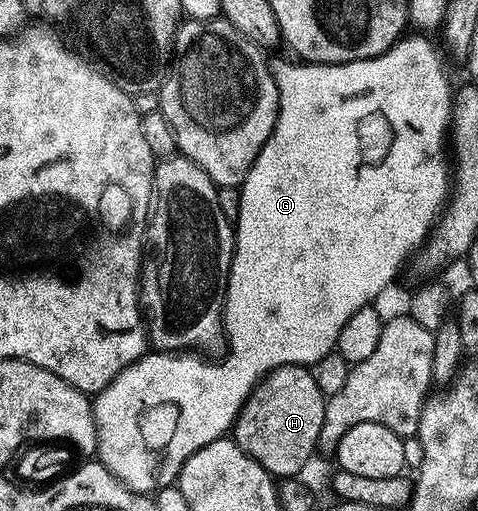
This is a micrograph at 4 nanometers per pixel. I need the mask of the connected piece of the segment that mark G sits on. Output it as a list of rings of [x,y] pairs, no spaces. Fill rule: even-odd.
[[[404,35],[396,40],[393,47],[387,52],[382,52],[380,56],[374,56],[368,60],[354,60],[348,64],[327,64],[324,66],[299,66],[303,68],[283,68],[277,72],[277,83],[279,86],[279,120],[275,123],[273,134],[265,142],[265,146],[257,154],[257,158],[253,162],[253,166],[249,170],[249,174],[243,180],[239,188],[240,194],[240,216],[239,220],[233,224],[235,233],[235,253],[231,256],[231,269],[227,271],[227,283],[225,285],[225,295],[223,298],[223,335],[225,337],[225,348],[228,348],[231,353],[224,358],[220,364],[210,364],[207,360],[202,360],[202,355],[192,354],[187,350],[178,352],[164,352],[162,350],[148,351],[137,362],[133,362],[128,368],[123,368],[121,374],[117,374],[117,378],[113,378],[113,382],[109,382],[109,386],[105,386],[105,390],[101,390],[94,397],[93,407],[95,409],[95,425],[97,426],[97,438],[99,439],[99,447],[97,449],[98,463],[107,467],[114,476],[116,476],[126,488],[131,488],[134,492],[142,492],[144,494],[154,494],[160,488],[170,488],[179,479],[179,471],[183,468],[183,463],[192,456],[197,450],[201,450],[205,446],[209,446],[209,442],[226,437],[232,431],[235,419],[239,417],[239,411],[243,408],[243,403],[247,401],[248,394],[253,391],[255,385],[275,368],[281,366],[289,366],[290,364],[301,364],[310,366],[316,364],[321,358],[325,358],[329,353],[335,351],[335,343],[341,334],[341,326],[345,326],[345,322],[349,322],[349,318],[353,318],[353,314],[357,314],[357,310],[368,307],[375,299],[390,286],[395,280],[395,275],[399,272],[399,267],[407,260],[407,255],[411,251],[414,253],[431,236],[433,229],[436,227],[437,221],[445,212],[445,205],[449,200],[449,180],[447,184],[447,152],[449,156],[449,129],[452,127],[451,122],[451,107],[453,105],[453,85],[447,77],[447,72],[443,69],[443,60],[439,57],[439,52],[426,40],[423,36]]]

